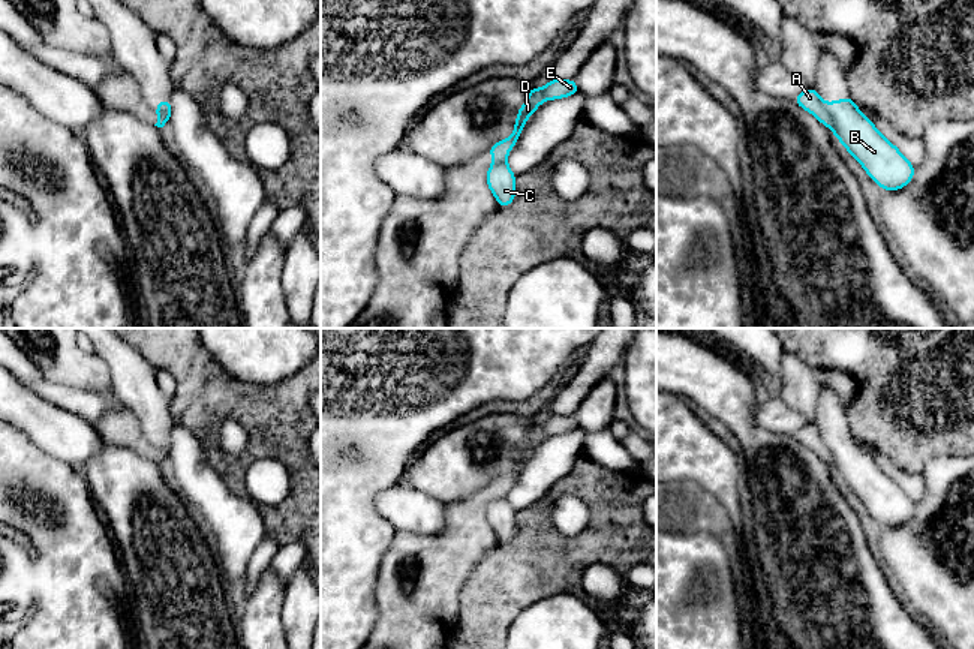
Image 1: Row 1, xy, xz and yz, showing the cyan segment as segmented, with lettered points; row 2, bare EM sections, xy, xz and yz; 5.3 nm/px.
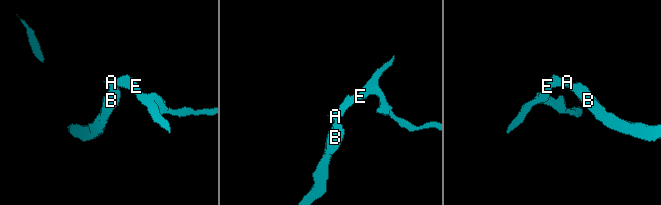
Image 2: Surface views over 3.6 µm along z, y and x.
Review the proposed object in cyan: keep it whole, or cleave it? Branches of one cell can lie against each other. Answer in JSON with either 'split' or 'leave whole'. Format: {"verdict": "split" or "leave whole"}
{"verdict": "split"}

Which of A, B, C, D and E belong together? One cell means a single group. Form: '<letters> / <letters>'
A D E / B C

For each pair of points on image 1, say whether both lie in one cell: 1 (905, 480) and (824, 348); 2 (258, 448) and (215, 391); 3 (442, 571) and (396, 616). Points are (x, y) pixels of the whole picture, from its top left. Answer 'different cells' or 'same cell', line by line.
1: different cells
2: same cell
3: same cell

